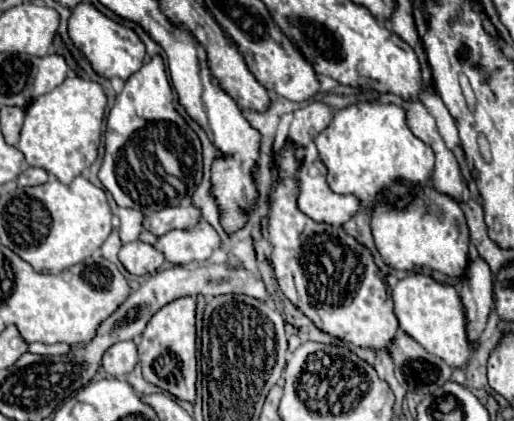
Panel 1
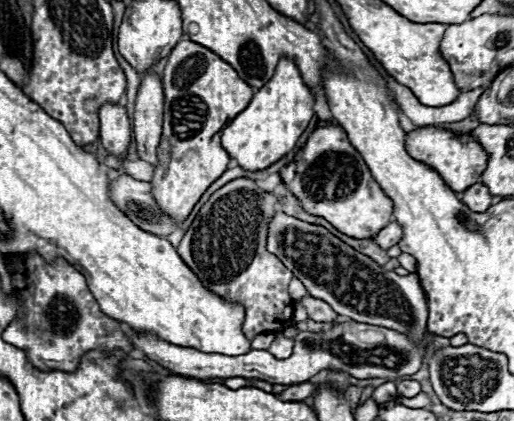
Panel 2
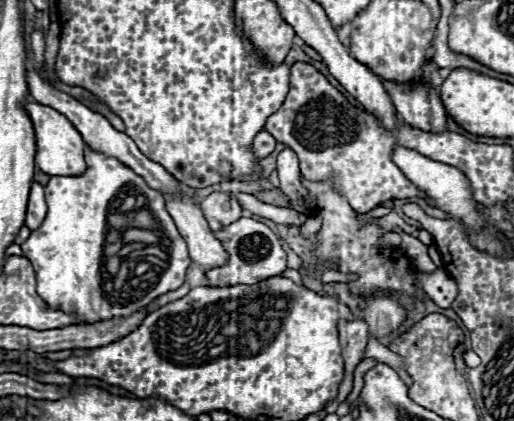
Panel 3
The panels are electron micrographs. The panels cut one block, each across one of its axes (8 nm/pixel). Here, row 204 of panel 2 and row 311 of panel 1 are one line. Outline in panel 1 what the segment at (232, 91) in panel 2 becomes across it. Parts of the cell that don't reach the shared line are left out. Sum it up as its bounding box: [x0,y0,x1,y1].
[138,296,196,402]

